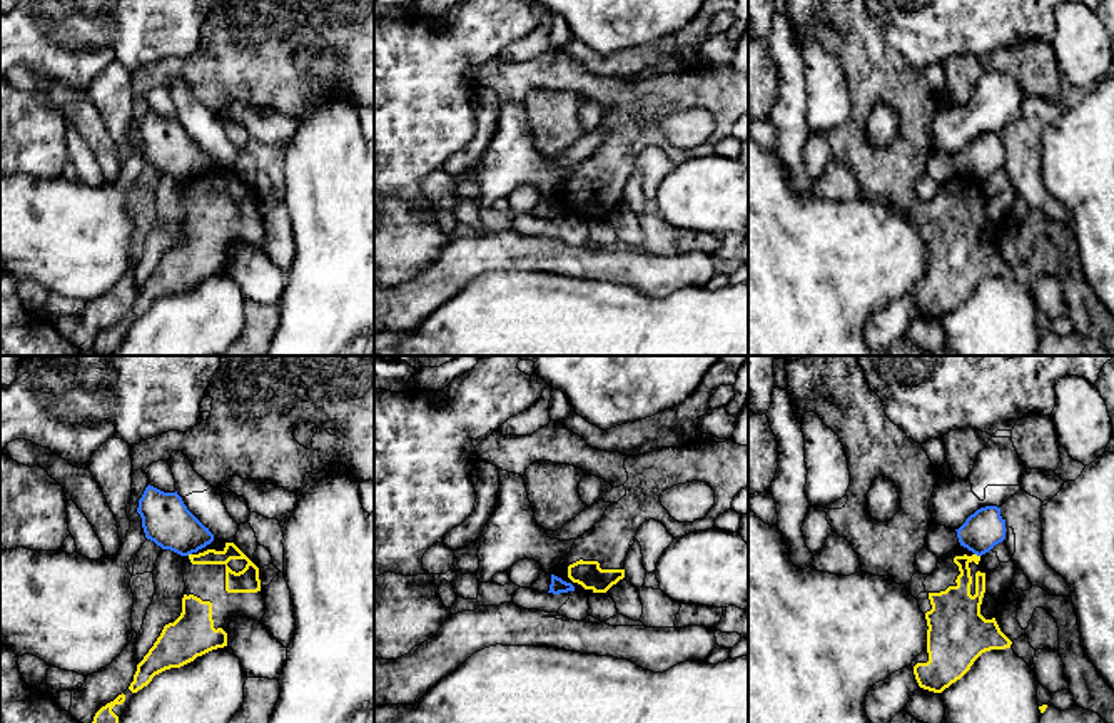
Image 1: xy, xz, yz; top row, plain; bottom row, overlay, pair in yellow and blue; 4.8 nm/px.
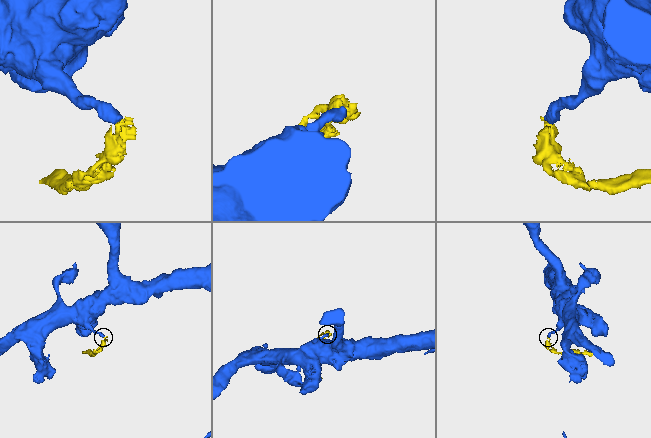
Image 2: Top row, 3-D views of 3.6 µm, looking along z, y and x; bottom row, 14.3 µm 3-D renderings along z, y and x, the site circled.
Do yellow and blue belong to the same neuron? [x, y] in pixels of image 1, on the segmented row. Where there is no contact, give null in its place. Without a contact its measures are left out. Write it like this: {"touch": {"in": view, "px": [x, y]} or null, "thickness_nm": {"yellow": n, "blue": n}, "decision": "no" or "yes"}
{"touch": {"in": "yz", "px": [976, 555]}, "thickness_nm": {"yellow": 160, "blue": 190}, "decision": "no"}

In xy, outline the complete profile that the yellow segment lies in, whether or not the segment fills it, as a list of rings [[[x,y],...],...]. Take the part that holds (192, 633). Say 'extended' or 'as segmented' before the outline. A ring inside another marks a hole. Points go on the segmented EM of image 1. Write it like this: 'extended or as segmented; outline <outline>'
extended; outline [[[214,539],[184,558],[185,594],[182,613],[137,665],[129,690],[137,693],[165,670],[180,668],[197,656],[227,646],[232,618],[262,621],[264,586],[259,568],[234,544]]]

